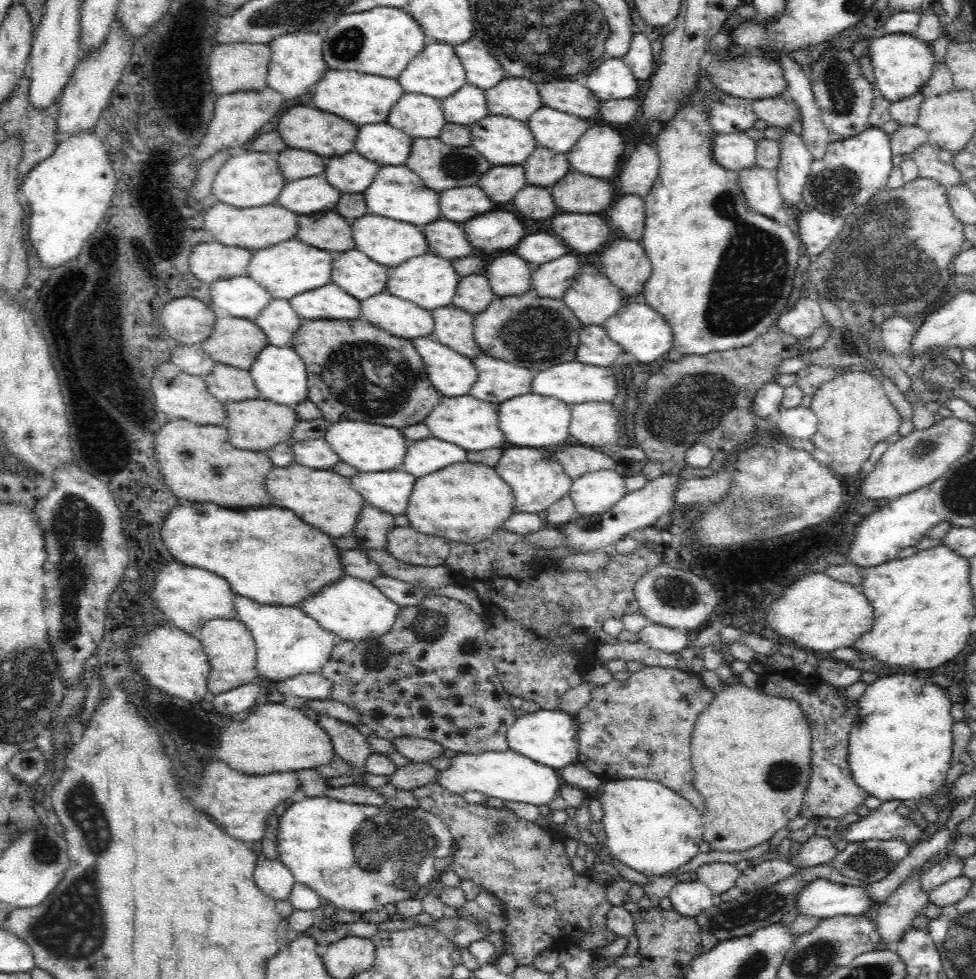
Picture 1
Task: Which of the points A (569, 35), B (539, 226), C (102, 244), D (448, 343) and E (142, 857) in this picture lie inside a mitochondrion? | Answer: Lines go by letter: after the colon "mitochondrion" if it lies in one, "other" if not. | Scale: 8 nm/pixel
A: mitochondrion
B: other
C: other
D: other
E: other

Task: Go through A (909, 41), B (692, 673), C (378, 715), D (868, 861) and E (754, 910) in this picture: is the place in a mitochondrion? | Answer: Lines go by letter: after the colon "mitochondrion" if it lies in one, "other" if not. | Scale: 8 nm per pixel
A: other
B: other
C: other
D: mitochondrion
E: mitochondrion

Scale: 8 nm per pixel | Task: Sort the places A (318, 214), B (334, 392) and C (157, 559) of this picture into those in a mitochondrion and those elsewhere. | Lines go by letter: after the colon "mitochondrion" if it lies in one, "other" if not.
A: other
B: mitochondrion
C: other

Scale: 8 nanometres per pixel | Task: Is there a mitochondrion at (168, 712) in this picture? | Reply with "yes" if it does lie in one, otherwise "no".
no

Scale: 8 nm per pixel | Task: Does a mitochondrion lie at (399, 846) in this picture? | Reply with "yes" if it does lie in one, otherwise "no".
yes

